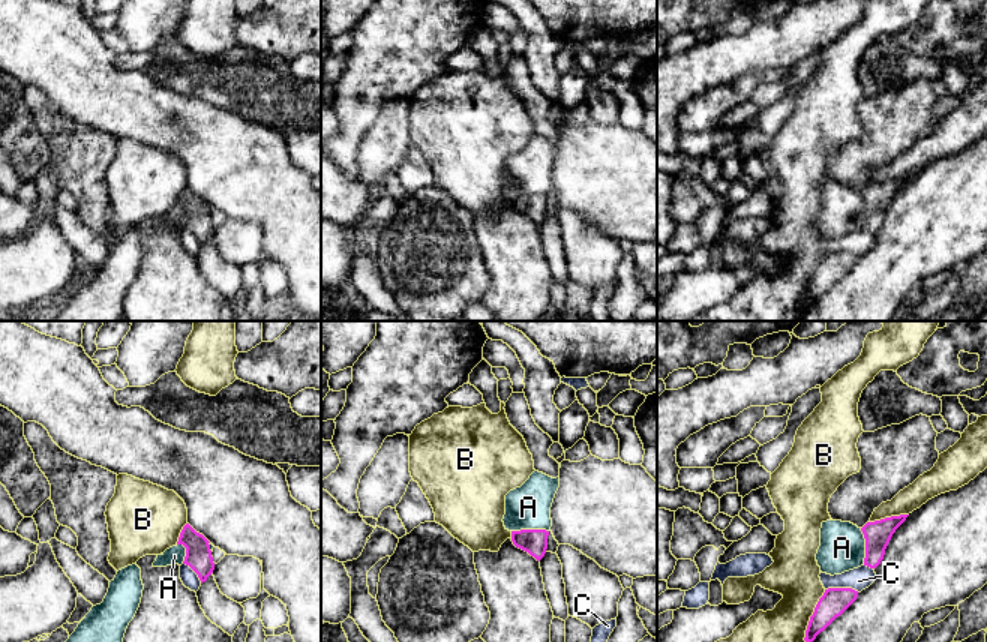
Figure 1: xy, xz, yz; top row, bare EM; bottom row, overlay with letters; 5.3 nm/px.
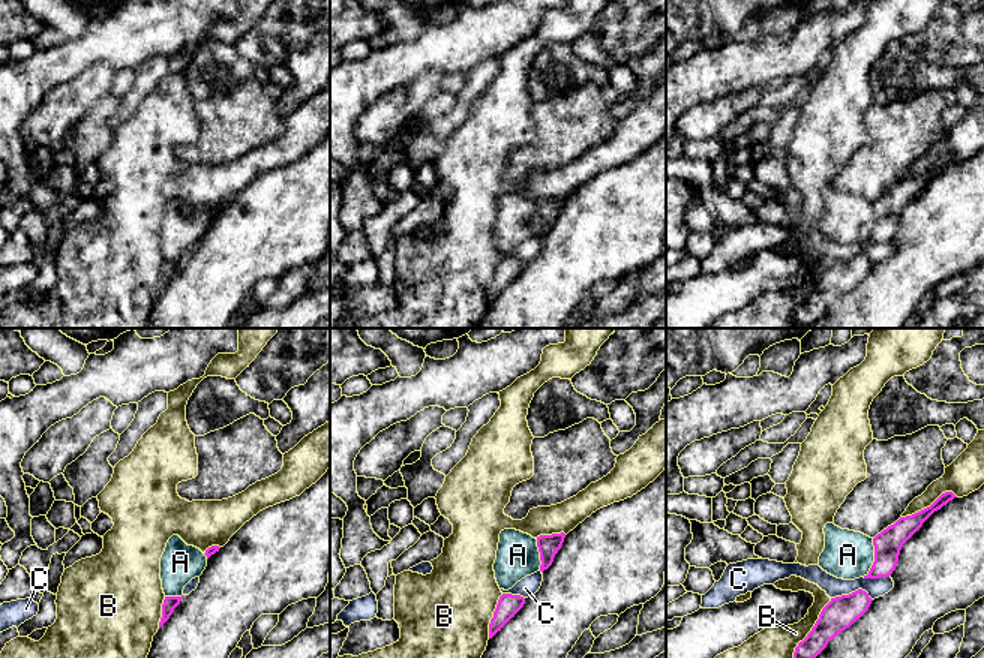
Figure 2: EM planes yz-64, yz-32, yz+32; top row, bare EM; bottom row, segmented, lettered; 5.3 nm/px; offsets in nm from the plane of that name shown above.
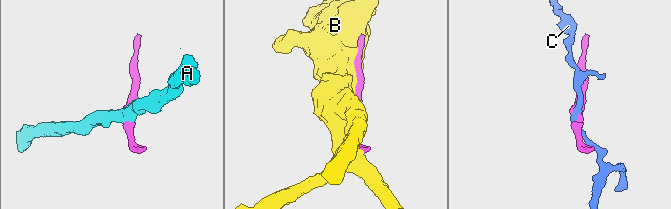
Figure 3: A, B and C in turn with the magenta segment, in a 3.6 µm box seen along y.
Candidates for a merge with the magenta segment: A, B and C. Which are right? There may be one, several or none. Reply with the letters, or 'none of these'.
none of these

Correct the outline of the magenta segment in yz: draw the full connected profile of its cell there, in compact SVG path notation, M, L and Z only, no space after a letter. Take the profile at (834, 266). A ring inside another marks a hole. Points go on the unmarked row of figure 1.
M828 252L819 262L806 294L806 310L816 303L837 280L840 280L858 261L852 252Z

